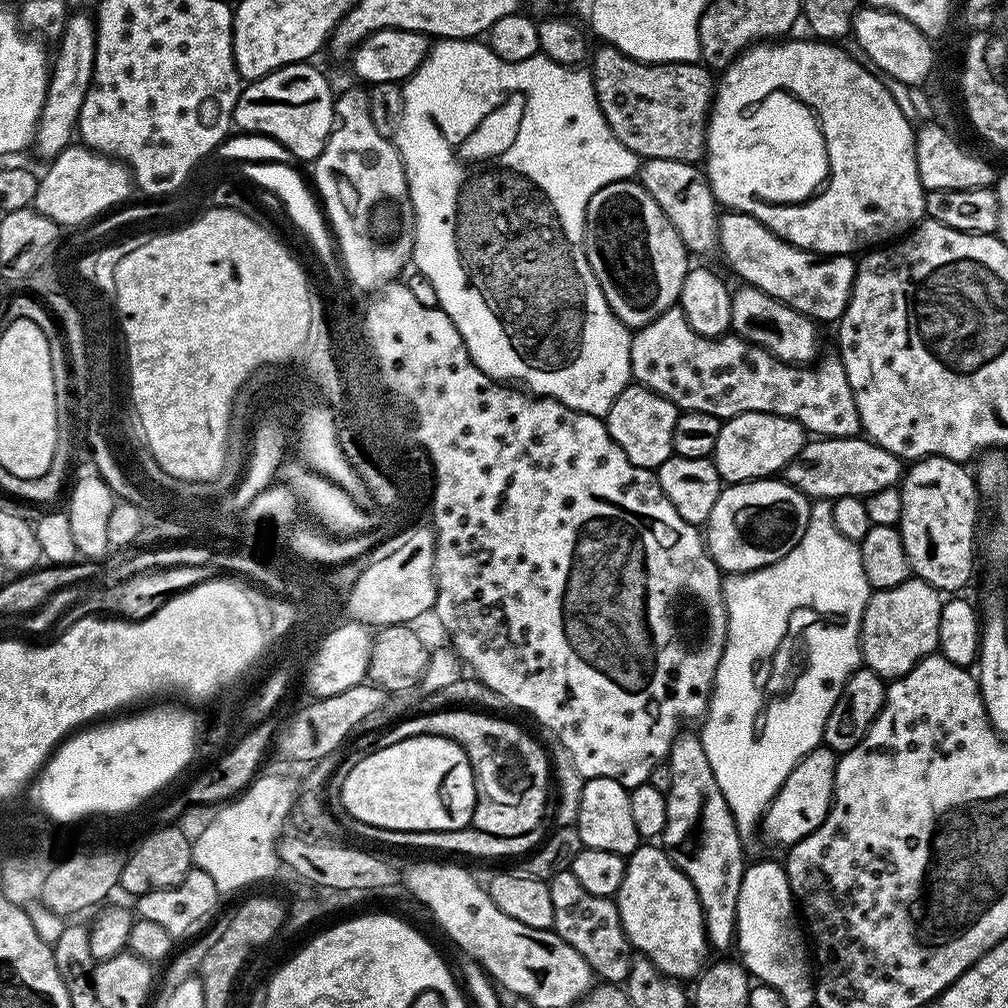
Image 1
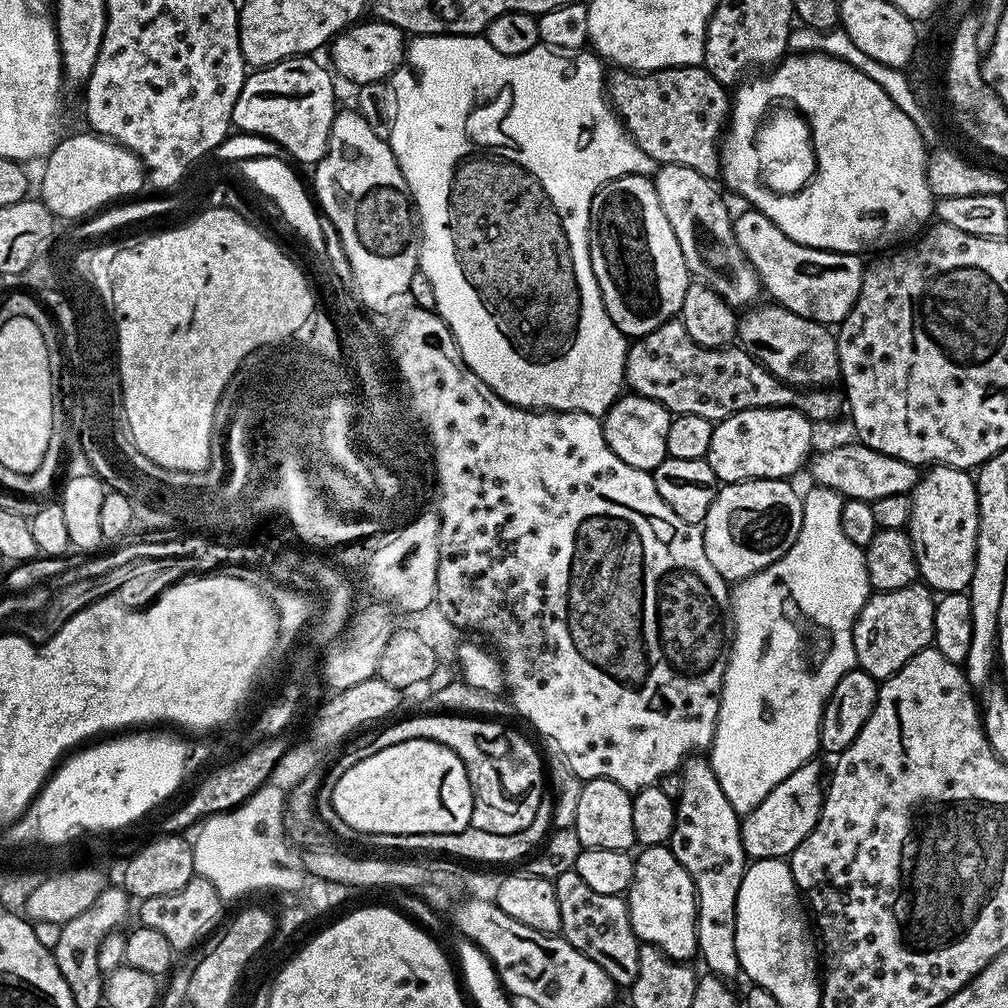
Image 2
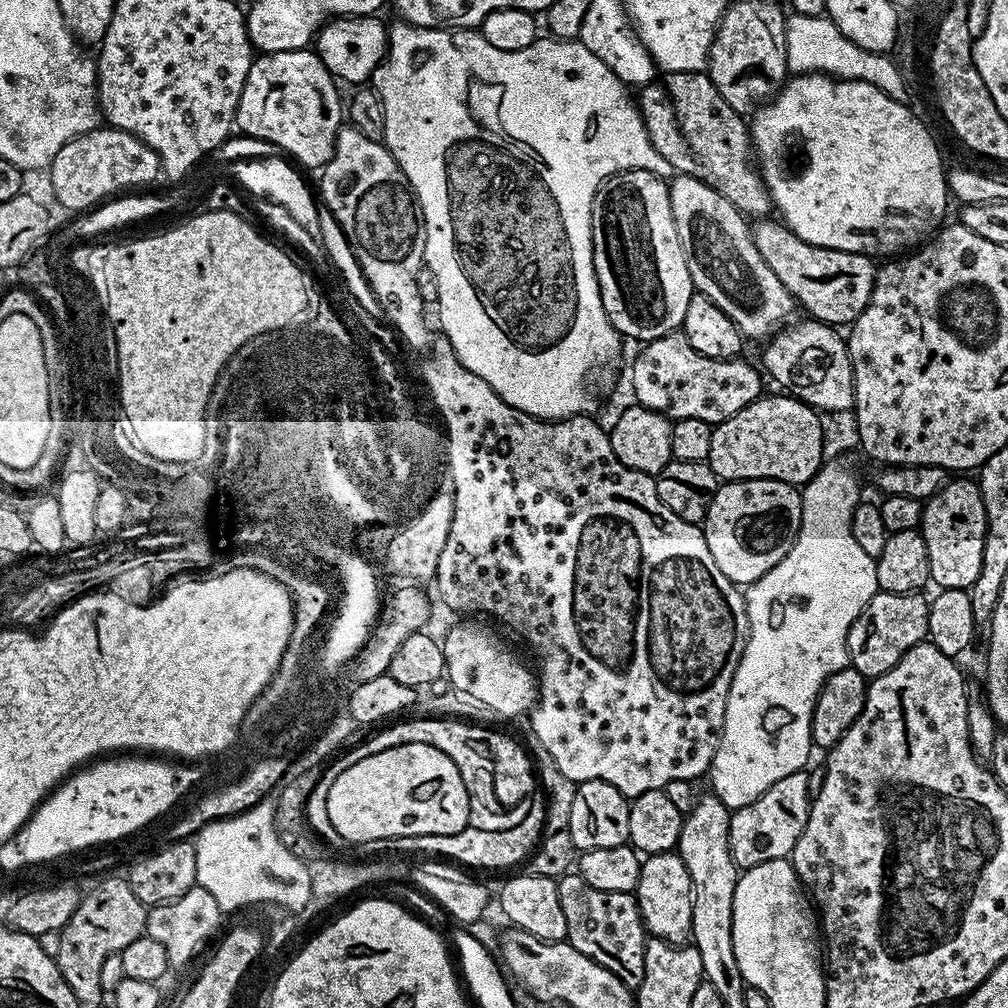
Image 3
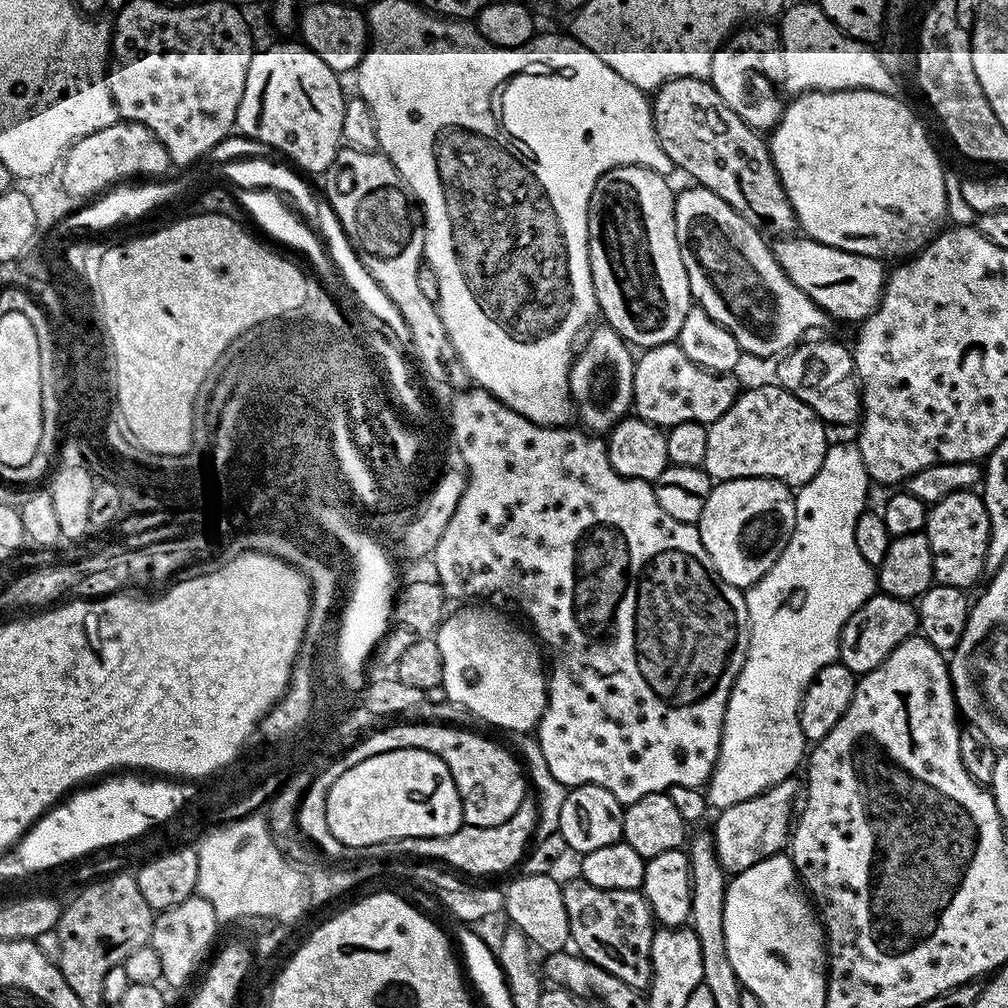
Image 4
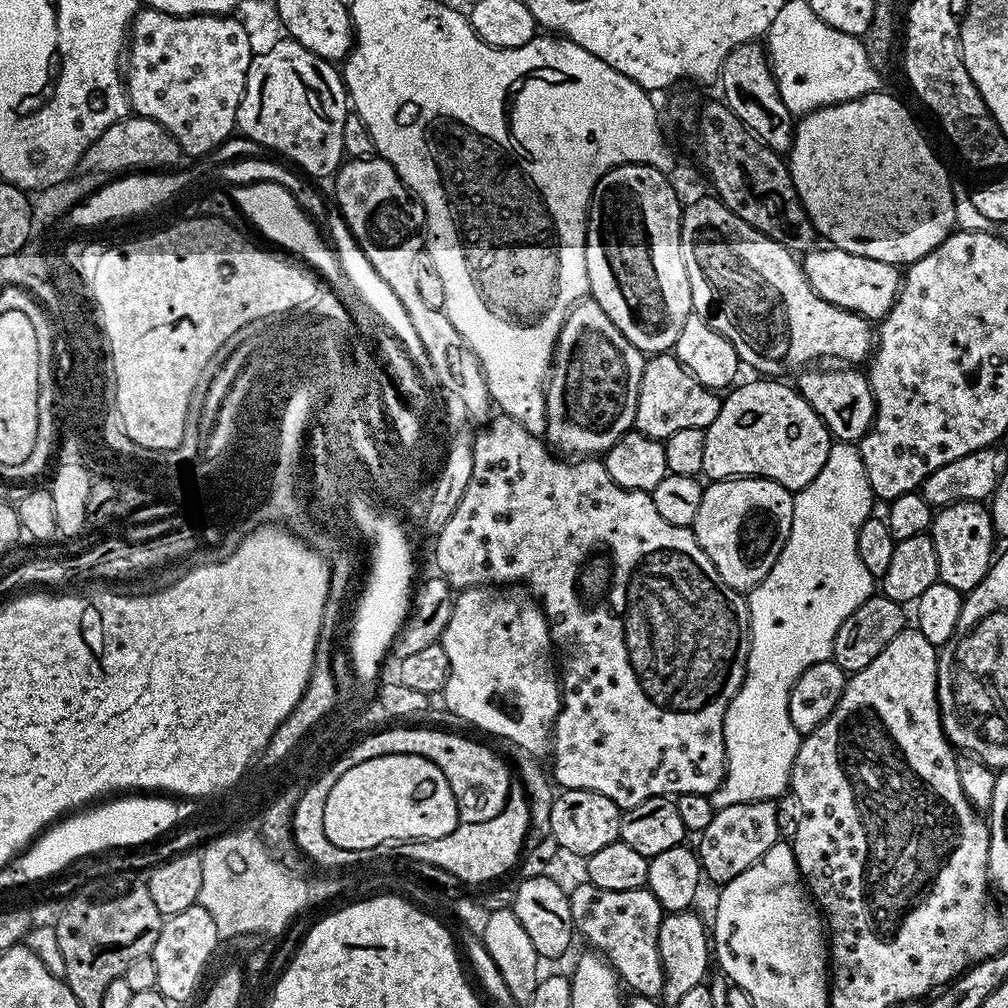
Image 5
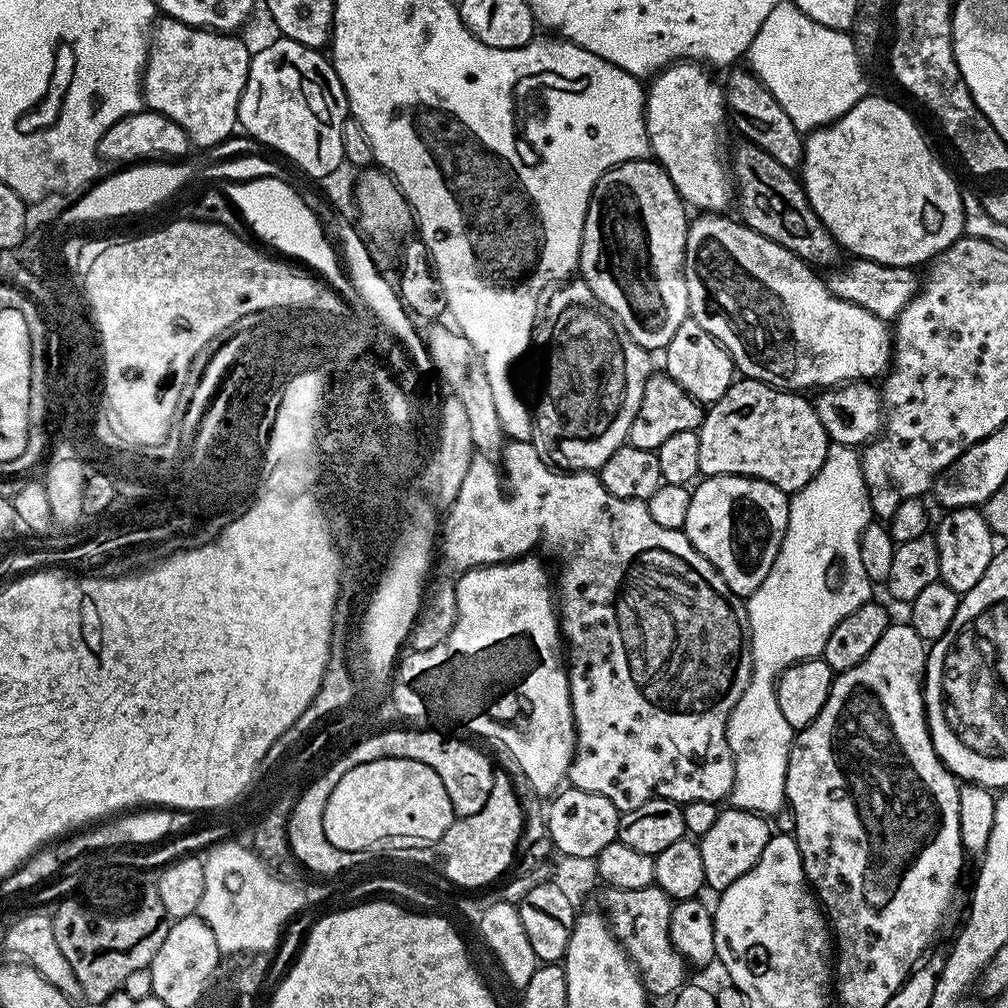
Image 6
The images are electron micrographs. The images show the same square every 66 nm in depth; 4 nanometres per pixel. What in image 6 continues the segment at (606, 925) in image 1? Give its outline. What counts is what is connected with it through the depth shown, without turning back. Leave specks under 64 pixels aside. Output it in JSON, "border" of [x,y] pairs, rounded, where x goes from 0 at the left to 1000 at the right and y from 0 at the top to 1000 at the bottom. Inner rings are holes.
{"border":[[[650,879],[637,883],[603,881],[600,886],[598,908],[607,922],[607,928],[631,957],[639,983],[647,990],[670,988],[681,975],[681,953],[671,945],[671,940],[665,935],[665,907],[669,894]]]}

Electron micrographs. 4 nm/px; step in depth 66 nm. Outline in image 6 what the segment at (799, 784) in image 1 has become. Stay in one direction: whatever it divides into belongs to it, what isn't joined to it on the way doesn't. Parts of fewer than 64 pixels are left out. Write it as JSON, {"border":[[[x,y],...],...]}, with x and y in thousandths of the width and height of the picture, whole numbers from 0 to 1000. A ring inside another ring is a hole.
{"border":[[[725,800],[719,802],[719,806],[718,803],[711,805],[708,819],[704,819],[704,823],[700,823],[700,827],[692,833],[696,843],[698,876],[703,882],[706,880],[710,887],[723,881],[732,871],[736,871],[736,867],[747,861],[756,843],[760,843],[760,835],[768,828],[755,807]]]}

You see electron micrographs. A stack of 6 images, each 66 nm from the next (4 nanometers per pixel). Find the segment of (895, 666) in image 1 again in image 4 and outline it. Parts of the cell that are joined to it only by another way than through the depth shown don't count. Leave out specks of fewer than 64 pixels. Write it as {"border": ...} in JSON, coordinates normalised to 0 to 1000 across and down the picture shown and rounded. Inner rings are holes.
{"border":[[[876,589],[865,590],[841,614],[833,630],[832,658],[838,659],[843,666],[850,669],[867,665],[875,657],[879,657],[885,646],[911,627],[911,607],[902,596]]]}

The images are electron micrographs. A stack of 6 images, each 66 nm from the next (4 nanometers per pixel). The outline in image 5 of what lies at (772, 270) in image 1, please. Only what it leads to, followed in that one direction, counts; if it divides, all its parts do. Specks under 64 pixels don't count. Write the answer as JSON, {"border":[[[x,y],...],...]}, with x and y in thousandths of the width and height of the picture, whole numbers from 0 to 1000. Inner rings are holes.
{"border":[[[811,244],[797,251],[796,265],[812,296],[819,296],[819,300],[827,304],[849,310],[862,319],[876,317],[887,304],[895,281],[895,270],[890,263],[871,260],[867,256],[855,256],[824,244]]]}

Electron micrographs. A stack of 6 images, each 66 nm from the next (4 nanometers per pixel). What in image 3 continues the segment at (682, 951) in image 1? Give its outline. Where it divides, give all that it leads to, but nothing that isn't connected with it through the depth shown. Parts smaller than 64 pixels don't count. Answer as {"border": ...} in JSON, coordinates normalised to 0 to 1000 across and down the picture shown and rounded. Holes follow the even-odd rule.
{"border":[[[665,844],[642,850],[635,858],[635,874],[629,888],[640,922],[646,928],[666,937],[679,938],[684,936],[687,927],[687,876],[675,848]]]}

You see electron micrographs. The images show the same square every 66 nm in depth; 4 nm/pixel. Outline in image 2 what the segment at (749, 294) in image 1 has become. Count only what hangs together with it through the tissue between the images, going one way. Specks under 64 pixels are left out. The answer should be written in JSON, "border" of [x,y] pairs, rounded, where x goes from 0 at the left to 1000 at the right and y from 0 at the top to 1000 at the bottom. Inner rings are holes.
{"border":[[[773,304],[754,305],[739,309],[730,318],[730,337],[739,349],[746,352],[757,365],[764,367],[764,371],[791,387],[825,383],[833,377],[829,335],[824,324],[796,315]]]}

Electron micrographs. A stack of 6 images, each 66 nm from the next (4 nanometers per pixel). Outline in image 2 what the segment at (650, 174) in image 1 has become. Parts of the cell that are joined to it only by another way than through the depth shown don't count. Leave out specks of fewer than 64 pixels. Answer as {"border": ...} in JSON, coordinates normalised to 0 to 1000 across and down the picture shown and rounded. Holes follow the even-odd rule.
{"border":[[[672,163],[654,164],[649,172],[649,182],[653,200],[657,200],[661,217],[669,224],[673,244],[677,244],[684,271],[693,281],[704,284],[704,288],[712,291],[726,306],[738,308],[749,303],[753,299],[750,297],[756,294],[754,273],[740,252],[736,252],[736,244],[732,244],[727,211],[722,211],[717,196],[710,191],[706,184],[709,182],[692,173],[692,169]]]}

